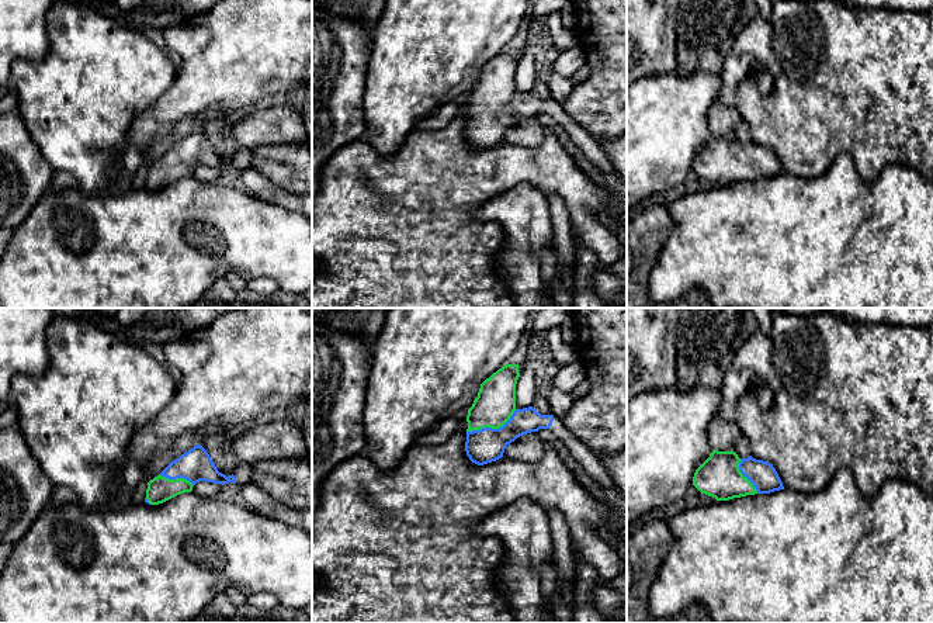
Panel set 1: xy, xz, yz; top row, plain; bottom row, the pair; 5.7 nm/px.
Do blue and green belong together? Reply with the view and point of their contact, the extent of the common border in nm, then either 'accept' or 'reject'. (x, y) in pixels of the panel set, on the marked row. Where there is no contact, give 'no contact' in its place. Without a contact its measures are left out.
xz (491, 428) | 320 nm | accept

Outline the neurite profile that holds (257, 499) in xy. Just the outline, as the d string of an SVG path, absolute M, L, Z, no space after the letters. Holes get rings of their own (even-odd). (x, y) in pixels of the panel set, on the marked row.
M253 482L240 487L240 495L252 510L270 518L281 520L287 525L302 527L312 536L312 509L292 509L275 499Z

